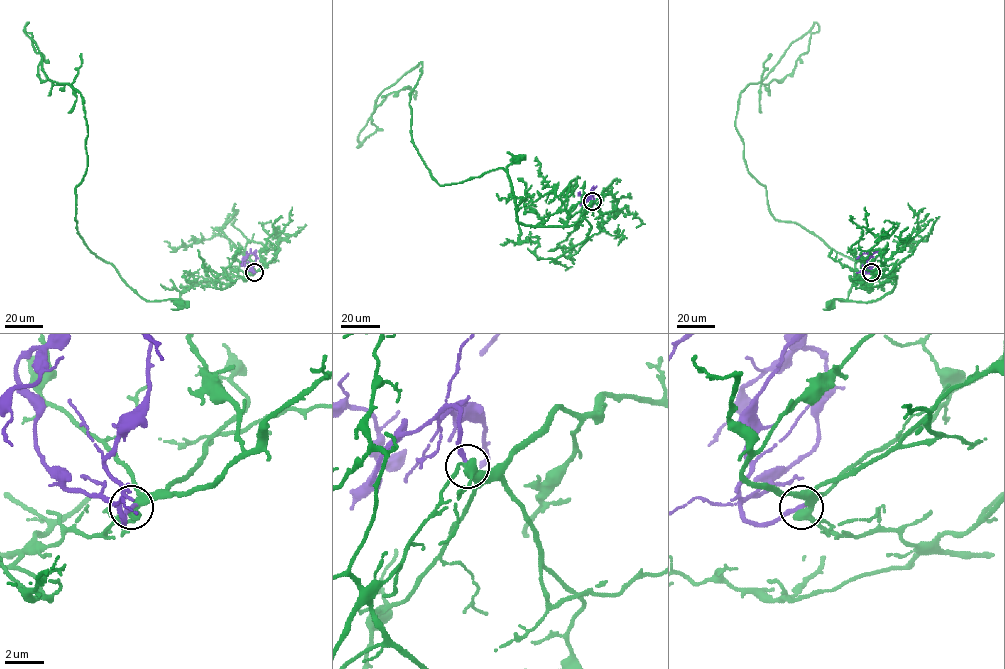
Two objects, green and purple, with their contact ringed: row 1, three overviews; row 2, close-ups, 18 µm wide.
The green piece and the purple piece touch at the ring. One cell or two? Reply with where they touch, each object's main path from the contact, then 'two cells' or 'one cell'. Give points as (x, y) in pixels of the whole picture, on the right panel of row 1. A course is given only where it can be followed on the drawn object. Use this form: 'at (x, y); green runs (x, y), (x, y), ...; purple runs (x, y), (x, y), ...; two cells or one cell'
at (871, 272); green runs (871, 272), (896, 277), (894, 288), (876, 300), (857, 302), (836, 298), (831, 303); purple runs (871, 272), (865, 272), (872, 267), (873, 258), (862, 254), (857, 258); one cell

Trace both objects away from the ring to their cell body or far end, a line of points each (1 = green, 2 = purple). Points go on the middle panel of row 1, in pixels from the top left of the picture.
1: (592, 200), (573, 224), (522, 224), (517, 220), (507, 168), (517, 160)
2: (592, 200), (590, 195), (580, 203), (596, 186)

